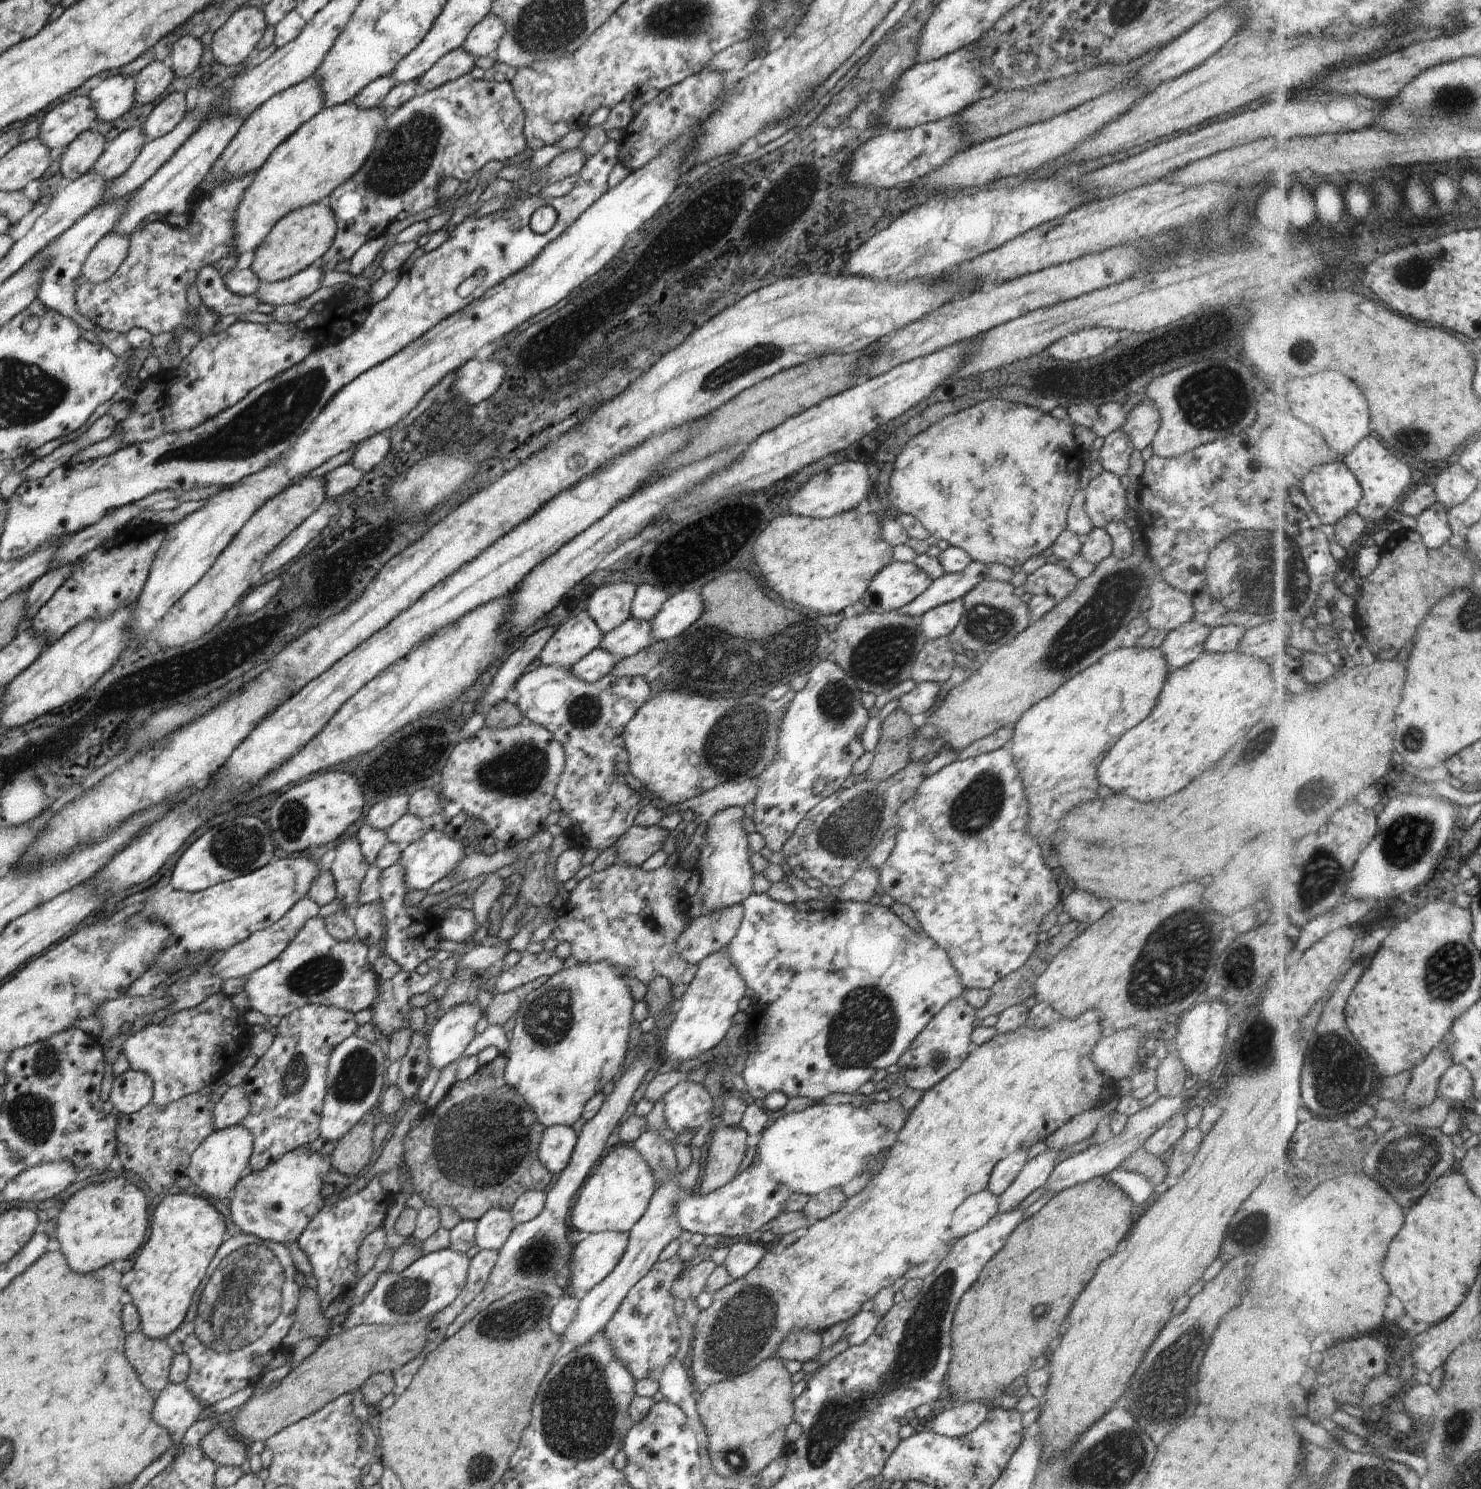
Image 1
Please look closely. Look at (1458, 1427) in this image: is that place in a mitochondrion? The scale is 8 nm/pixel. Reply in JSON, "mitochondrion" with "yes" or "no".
{"mitochondrion":"yes"}

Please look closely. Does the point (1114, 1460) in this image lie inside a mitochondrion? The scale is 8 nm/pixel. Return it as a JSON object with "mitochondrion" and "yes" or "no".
{"mitochondrion":"yes"}

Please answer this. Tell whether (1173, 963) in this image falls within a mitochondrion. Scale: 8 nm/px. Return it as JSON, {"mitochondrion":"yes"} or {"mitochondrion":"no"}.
{"mitochondrion":"yes"}

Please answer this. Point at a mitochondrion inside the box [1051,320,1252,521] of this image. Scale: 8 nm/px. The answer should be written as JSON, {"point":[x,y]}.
{"point":[1215,403]}

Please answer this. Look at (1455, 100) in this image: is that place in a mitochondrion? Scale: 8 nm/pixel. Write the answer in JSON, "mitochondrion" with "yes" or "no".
{"mitochondrion":"yes"}

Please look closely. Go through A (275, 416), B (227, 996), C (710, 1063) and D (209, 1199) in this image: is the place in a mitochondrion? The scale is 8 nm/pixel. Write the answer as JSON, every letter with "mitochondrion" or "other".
{"A":"mitochondrion","B":"other","C":"other","D":"other"}

